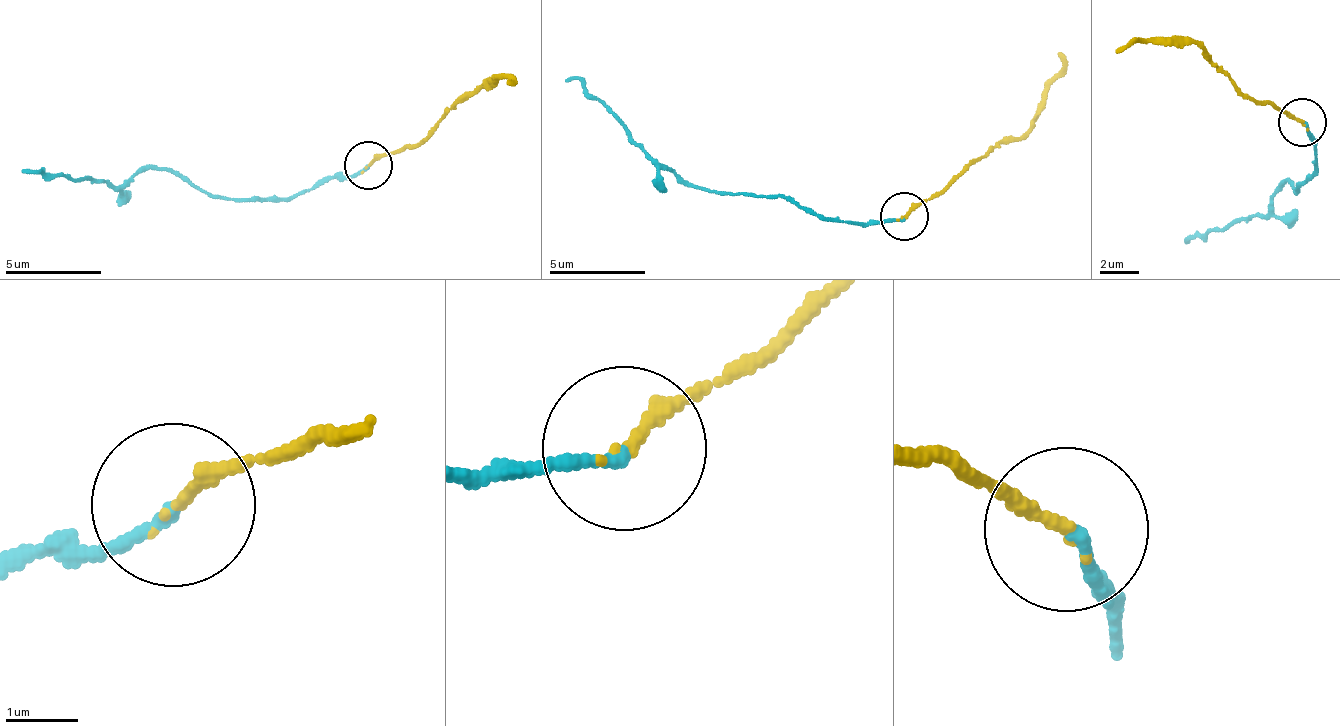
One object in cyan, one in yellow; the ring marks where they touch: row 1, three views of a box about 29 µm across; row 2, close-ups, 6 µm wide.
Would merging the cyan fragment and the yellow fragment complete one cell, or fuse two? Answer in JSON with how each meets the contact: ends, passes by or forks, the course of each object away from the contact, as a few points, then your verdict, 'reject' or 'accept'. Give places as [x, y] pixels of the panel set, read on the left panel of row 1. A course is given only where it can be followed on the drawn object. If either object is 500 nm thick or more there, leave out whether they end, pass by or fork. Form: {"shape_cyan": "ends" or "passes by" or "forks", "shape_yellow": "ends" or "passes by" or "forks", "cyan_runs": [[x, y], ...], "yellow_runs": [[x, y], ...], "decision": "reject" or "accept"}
{"shape_cyan": "ends", "shape_yellow": "ends", "cyan_runs": [[367, 164], [276, 199], [221, 200], [167, 168], [148, 169], [118, 183], [20, 168]], "yellow_runs": [[367, 164], [416, 148], [480, 85], [500, 72], [508, 85]], "decision": "accept"}

